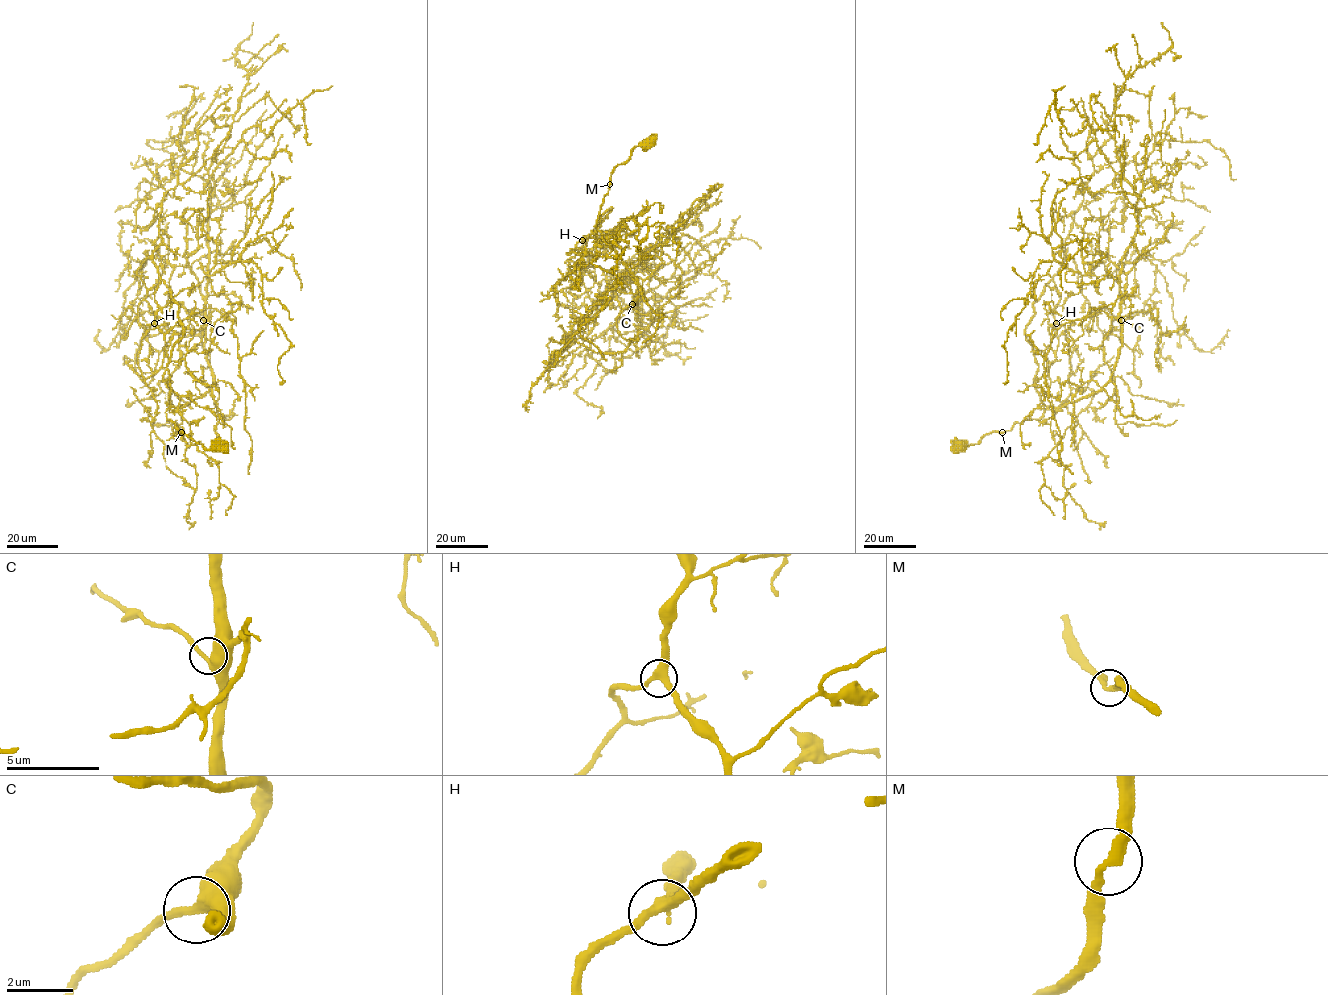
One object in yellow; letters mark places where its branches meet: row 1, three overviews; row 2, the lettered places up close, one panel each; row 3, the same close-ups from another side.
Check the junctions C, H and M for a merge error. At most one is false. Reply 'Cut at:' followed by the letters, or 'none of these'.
Cut at: none of these

